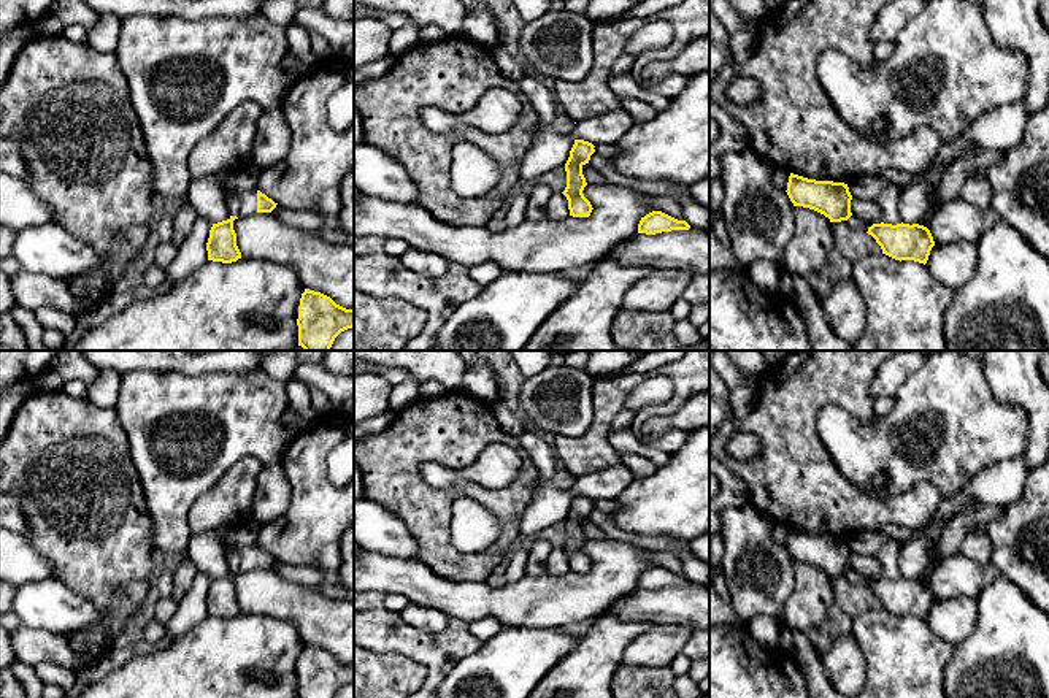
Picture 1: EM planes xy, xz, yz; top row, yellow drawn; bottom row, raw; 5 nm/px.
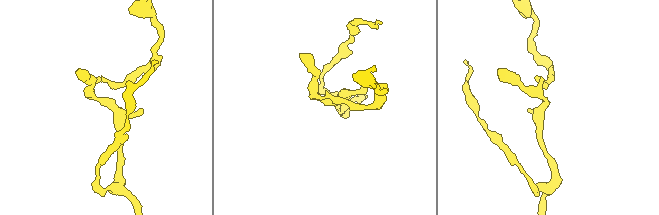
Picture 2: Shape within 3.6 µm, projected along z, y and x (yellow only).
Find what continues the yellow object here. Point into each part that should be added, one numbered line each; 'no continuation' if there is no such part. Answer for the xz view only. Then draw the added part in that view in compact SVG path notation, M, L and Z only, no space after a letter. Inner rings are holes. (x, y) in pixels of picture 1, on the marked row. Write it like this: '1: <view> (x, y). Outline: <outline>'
no continuation

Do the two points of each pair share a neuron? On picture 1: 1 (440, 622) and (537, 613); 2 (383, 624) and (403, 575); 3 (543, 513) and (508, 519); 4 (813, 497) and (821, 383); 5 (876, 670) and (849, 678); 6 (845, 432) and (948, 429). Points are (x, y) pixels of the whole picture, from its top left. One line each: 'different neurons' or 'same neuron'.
1: different neurons
2: different neurons
3: different neurons
4: same neuron
5: different neurons
6: same neuron

